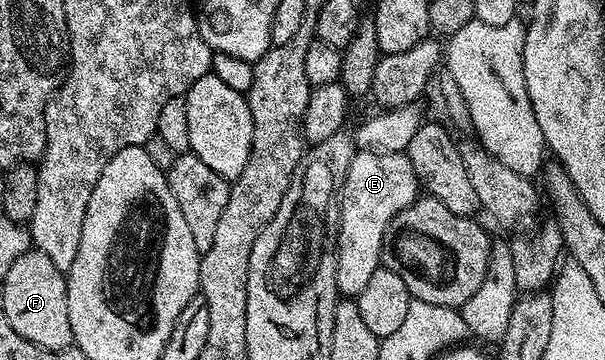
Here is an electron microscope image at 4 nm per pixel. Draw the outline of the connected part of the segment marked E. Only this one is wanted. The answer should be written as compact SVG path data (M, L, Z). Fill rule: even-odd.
M359 150L349 164L343 193L339 195L339 259L337 288L344 298L358 299L373 272L381 269L387 226L420 197L421 183L406 153L378 154Z

